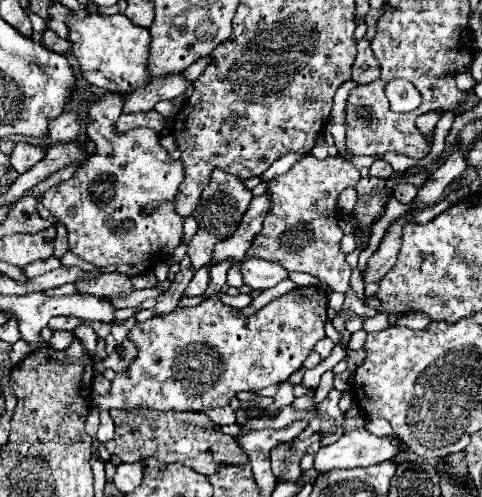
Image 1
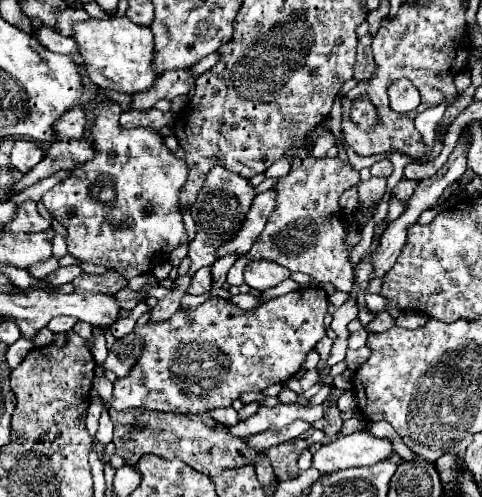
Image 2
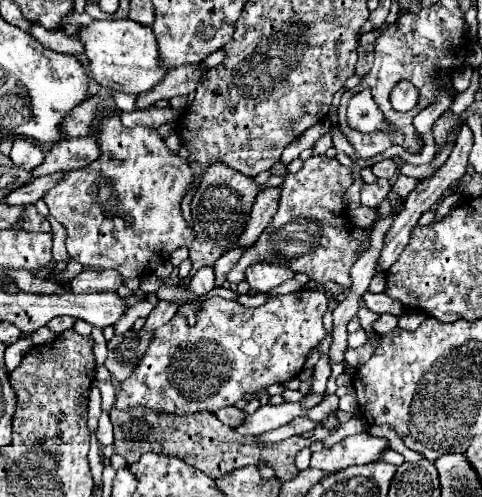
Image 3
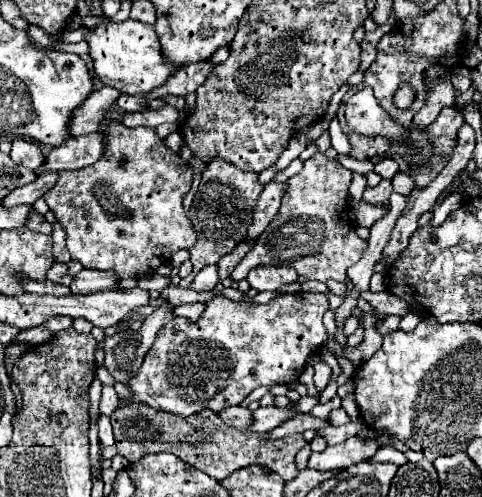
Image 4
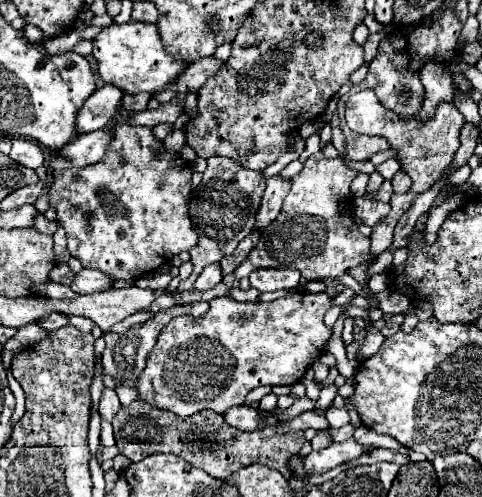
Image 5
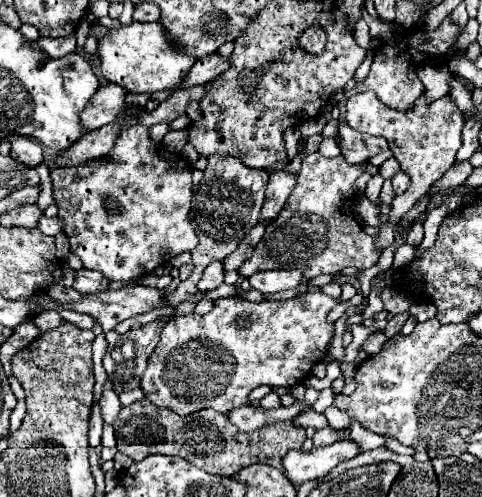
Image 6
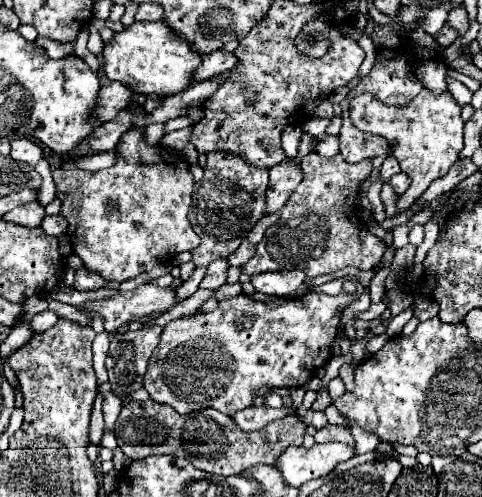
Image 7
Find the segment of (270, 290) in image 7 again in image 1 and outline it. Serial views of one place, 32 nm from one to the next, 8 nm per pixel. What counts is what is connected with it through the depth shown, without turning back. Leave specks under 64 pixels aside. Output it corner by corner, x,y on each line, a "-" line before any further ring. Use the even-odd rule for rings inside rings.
244,258
242,260
242,276
244,284
254,290
266,290
288,278
288,272
276,264
262,258

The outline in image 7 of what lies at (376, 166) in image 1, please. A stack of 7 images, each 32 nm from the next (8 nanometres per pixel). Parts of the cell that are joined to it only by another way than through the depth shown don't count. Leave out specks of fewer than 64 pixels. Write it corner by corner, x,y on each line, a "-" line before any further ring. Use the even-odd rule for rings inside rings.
388,156
386,160
384,160
384,164
382,164
382,170
380,170
380,174
382,174
382,178
384,180
390,180
394,174
398,174
400,172
400,166
398,166
398,160
394,158
394,156

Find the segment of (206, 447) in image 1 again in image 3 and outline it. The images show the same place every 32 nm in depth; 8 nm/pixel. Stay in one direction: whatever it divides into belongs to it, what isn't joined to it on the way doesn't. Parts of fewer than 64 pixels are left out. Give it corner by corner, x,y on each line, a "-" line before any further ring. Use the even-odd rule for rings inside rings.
142,406
124,408
124,410
114,408
110,412
110,420
114,426
116,452
122,458
126,458
128,464
134,464
146,452
156,452
156,454
162,452
162,454
170,454
170,456
184,460
186,464
202,470
210,478
220,478
220,476
226,476
228,472
236,470
236,468
258,464
258,458
260,458
260,460
264,460
264,464
274,468
274,472
280,480
292,480
298,474
294,458
302,448
309,447
312,442
317,440
322,441
325,447
330,447
347,436
360,433
367,428
363,419
353,417
333,431
329,431
325,427
314,429
310,439
306,439
304,436
290,436
288,440
282,440
280,444
264,444
264,448
260,448
260,444
256,444
256,436
238,434
234,428
222,424
208,410
196,412
190,416
176,416
176,414
156,412
156,410
142,408
-
254,456
256,456
256,460
254,460

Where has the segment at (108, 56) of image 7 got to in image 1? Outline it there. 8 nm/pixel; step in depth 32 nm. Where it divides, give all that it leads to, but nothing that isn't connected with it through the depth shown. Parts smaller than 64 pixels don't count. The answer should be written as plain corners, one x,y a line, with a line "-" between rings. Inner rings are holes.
88,14
88,18
84,20
72,18
68,26
68,40
74,42
72,54
78,56
82,76
90,84
120,94
130,94
136,88
144,88
144,84
150,84
152,76
148,76
148,44
152,42
152,36
148,28
132,24
124,14

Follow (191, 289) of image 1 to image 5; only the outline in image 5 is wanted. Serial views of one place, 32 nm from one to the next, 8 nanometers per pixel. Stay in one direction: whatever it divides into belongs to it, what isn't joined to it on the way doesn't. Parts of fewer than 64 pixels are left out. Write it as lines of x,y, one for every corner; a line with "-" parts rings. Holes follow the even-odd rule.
210,264
208,268
204,268
204,272
198,276
194,288
198,292
204,292
204,290
212,290
214,286
218,286
222,282
222,276
220,276
220,264

